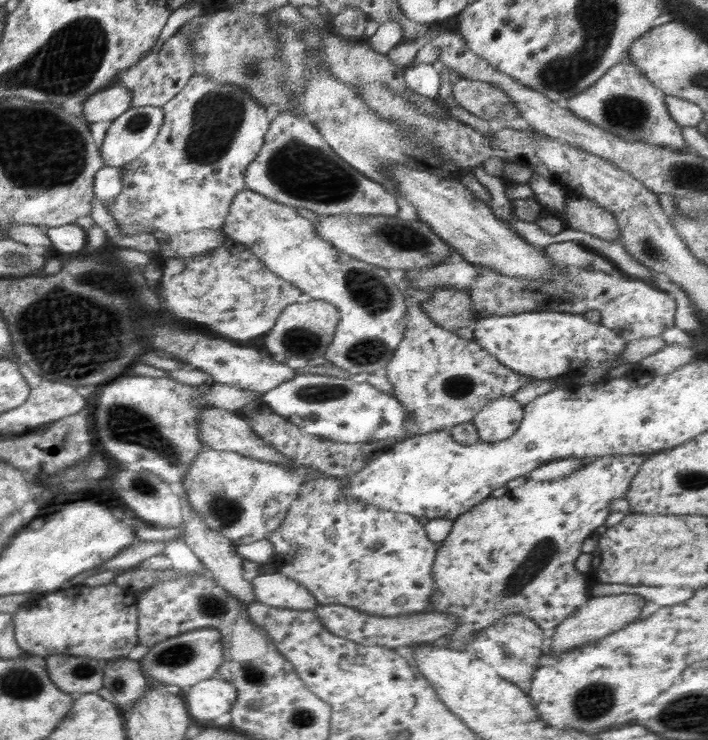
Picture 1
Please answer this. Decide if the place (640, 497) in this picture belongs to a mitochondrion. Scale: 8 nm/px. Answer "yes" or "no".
no

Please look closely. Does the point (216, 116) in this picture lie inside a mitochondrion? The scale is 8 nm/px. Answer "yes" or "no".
yes

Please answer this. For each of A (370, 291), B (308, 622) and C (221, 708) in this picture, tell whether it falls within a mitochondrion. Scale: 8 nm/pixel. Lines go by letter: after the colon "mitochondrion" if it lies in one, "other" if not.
A: mitochondrion
B: other
C: other

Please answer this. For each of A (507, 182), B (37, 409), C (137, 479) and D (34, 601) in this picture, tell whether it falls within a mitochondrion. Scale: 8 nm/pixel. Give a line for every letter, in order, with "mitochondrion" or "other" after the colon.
A: other
B: other
C: mitochondrion
D: other

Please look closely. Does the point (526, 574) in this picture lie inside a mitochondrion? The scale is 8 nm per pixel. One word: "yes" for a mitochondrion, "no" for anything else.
yes

